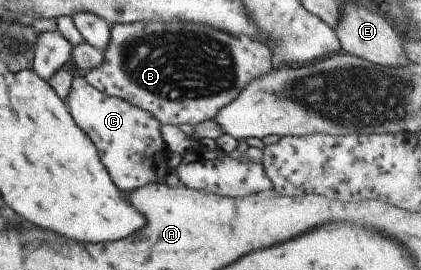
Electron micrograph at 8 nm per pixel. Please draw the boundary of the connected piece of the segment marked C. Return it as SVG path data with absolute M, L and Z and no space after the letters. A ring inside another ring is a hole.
M84 77L72 79L65 104L75 125L91 139L99 161L119 191L131 191L148 183L161 183L169 171L169 151L161 139L161 123L152 113L132 106L124 99L106 96L91 87Z

